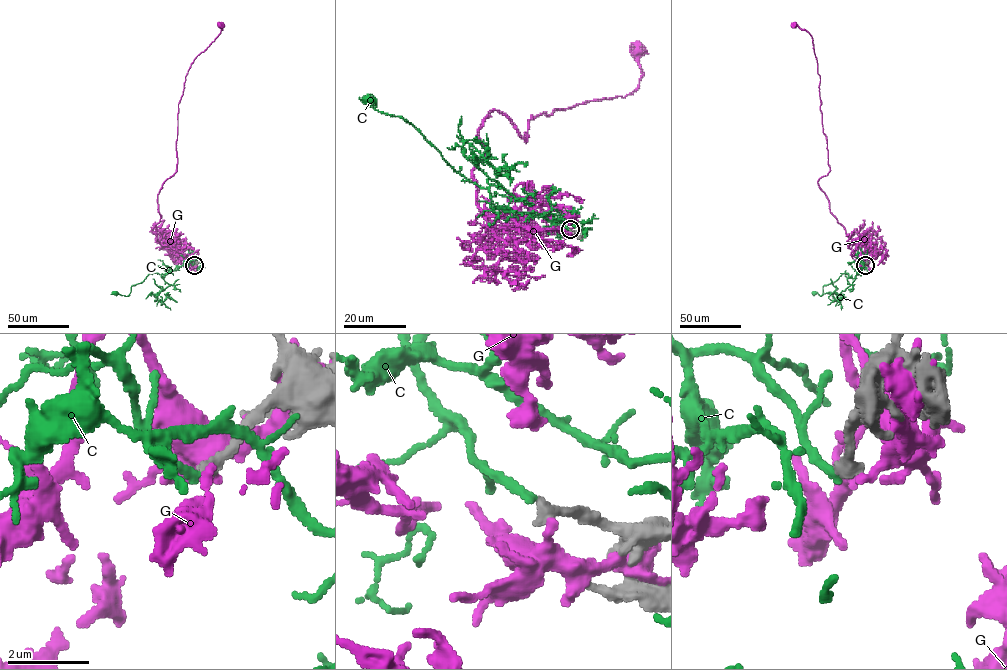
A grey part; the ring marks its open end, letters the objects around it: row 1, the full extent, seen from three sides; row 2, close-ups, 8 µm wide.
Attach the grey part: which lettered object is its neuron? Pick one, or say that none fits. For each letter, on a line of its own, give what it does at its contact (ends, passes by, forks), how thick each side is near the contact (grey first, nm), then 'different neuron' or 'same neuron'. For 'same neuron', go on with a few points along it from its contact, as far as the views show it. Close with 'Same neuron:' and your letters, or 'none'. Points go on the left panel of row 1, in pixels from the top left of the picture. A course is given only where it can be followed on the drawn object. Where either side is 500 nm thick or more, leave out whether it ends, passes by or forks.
C: it ends there; 280 nm thick on the grey side, 200 nm on the other; different neuron
G: it ends there; 300 nm thick on the grey side, 280 nm on the other; different neuron
Same neuron: none

